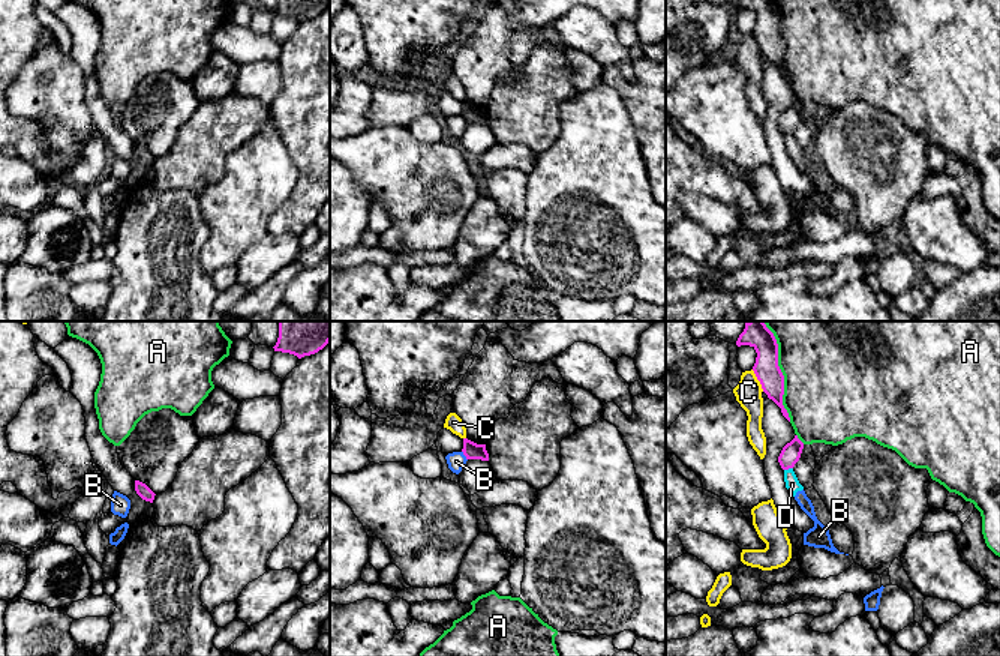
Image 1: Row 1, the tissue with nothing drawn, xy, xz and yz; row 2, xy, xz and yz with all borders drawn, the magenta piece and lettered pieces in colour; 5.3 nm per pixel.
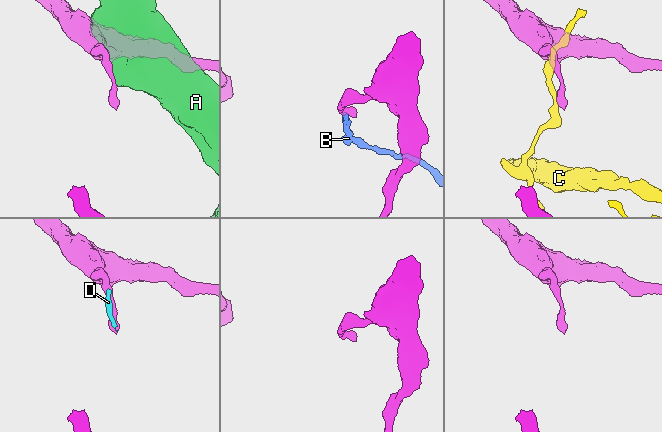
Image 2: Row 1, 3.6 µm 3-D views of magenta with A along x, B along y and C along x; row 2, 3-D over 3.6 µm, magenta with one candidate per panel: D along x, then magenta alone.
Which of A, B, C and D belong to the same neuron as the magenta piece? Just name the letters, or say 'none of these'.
none of these

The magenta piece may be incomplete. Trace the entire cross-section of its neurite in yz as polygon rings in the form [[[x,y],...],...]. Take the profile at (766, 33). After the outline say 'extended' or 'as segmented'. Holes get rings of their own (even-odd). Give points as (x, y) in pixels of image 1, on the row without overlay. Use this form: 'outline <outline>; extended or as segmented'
outline [[[739,0],[736,9],[750,9],[756,14],[757,21],[753,35],[763,56],[781,72],[783,80],[790,86],[789,77],[783,69],[784,39],[778,30],[775,0]]]; as segmented

